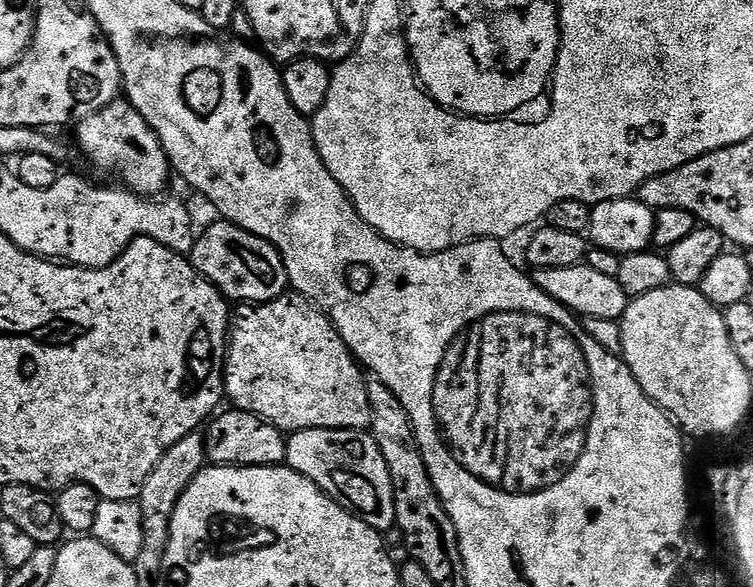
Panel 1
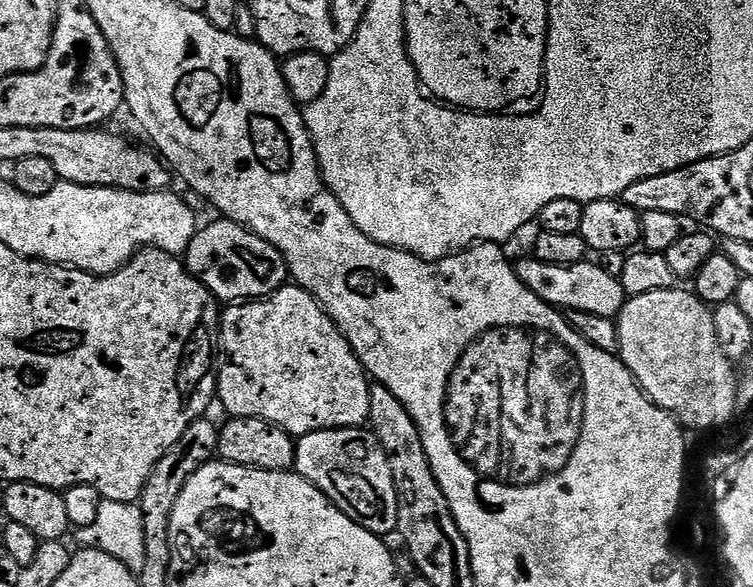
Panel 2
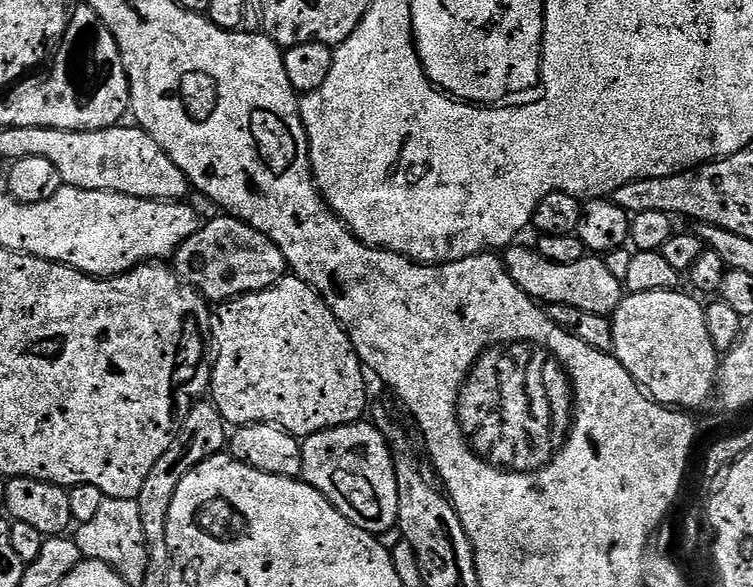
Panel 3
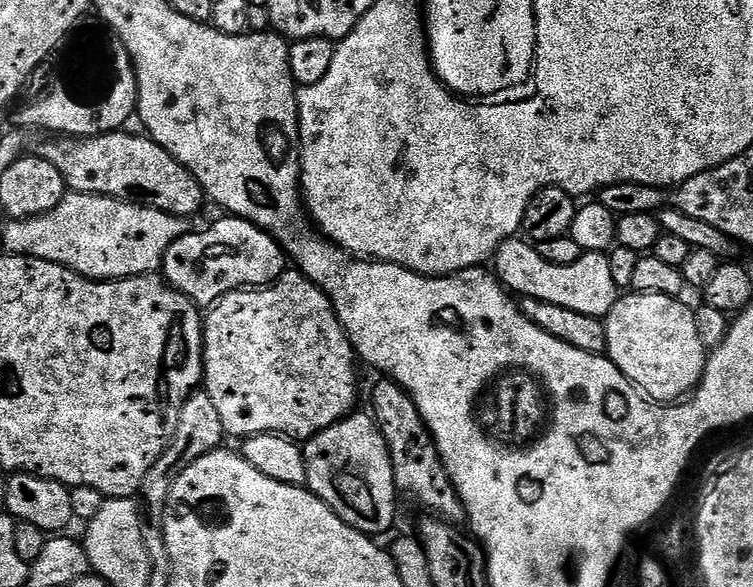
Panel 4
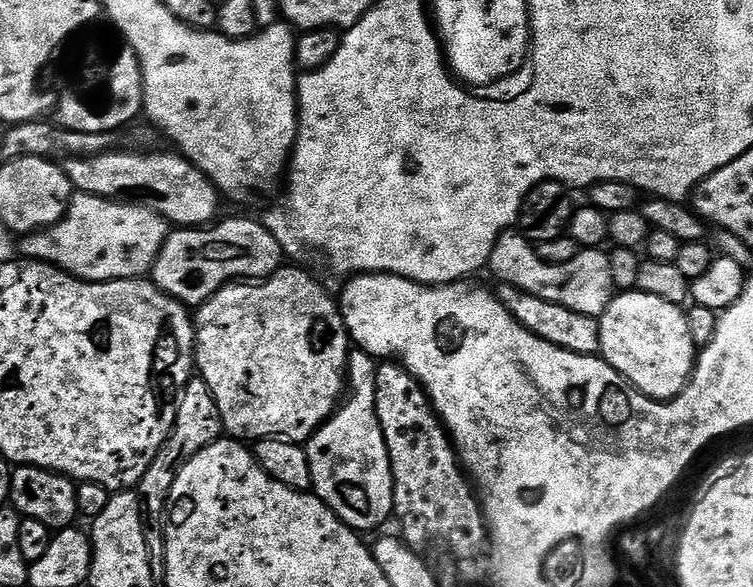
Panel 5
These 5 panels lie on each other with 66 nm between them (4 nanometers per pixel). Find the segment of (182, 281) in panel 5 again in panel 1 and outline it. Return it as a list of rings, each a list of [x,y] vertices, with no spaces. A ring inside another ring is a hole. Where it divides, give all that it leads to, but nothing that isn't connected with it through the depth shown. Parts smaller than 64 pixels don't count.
[[[223,218],[201,231],[190,253],[192,264],[229,301],[244,306],[265,304],[289,291],[288,271],[279,250],[270,242]]]

